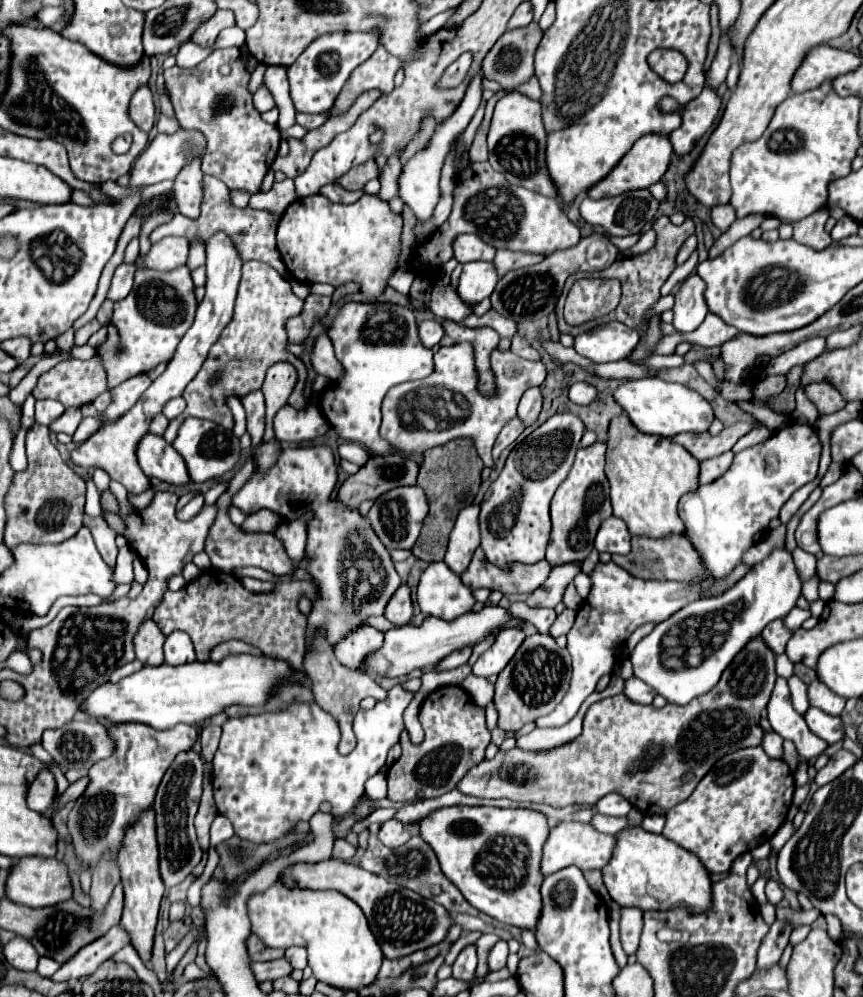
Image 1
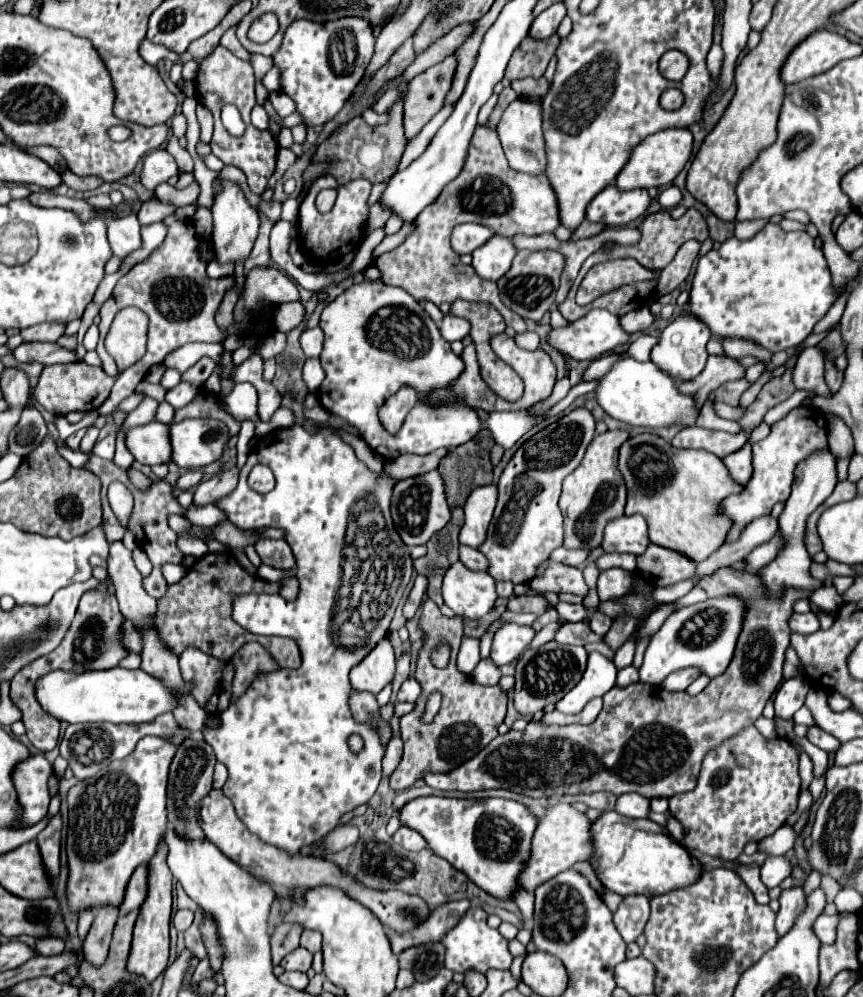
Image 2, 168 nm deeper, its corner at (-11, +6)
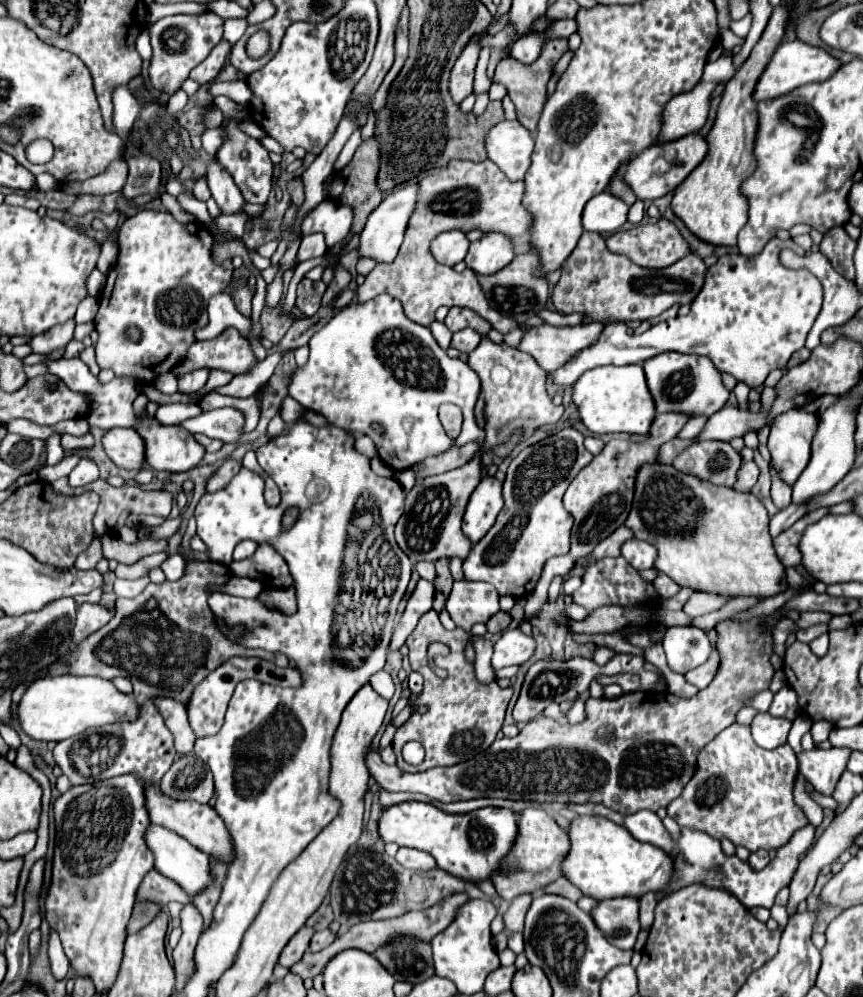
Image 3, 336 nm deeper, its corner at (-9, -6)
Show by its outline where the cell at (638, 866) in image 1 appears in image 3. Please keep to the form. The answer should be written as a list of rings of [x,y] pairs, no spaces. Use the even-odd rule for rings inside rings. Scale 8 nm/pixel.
[[[579,816],[579,818],[571,820],[567,834],[569,834],[571,848],[561,864],[561,874],[571,884],[575,884],[585,896],[591,896],[595,900],[617,898],[617,896],[641,898],[649,890],[661,892],[661,888],[665,888],[665,884],[669,884],[669,880],[673,880],[673,862],[669,860],[669,856],[665,856],[665,852],[661,852],[661,848],[653,848],[653,844],[641,844],[639,840],[635,840],[629,834],[629,830],[625,826],[619,826],[607,818]]]

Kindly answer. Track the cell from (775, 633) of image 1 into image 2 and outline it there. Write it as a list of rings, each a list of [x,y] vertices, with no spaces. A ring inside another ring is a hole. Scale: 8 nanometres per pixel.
[[[813,612],[793,614],[789,618],[789,628],[791,628],[791,632],[799,632],[799,634],[813,634],[819,630],[819,620]]]

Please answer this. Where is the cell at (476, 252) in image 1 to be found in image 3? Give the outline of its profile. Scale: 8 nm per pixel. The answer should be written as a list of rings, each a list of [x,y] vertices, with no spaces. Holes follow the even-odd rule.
[[[461,230],[441,232],[431,240],[431,254],[439,264],[453,266],[465,258],[469,244],[471,242],[465,238]]]

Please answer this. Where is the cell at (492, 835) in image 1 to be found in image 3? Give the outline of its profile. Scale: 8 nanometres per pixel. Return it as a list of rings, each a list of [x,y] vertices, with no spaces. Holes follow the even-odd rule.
[[[401,802],[381,812],[379,834],[383,842],[395,842],[405,848],[417,848],[431,854],[437,866],[463,880],[479,882],[497,870],[505,852],[517,836],[515,814],[507,808],[481,808],[467,814],[449,814],[425,802]]]

